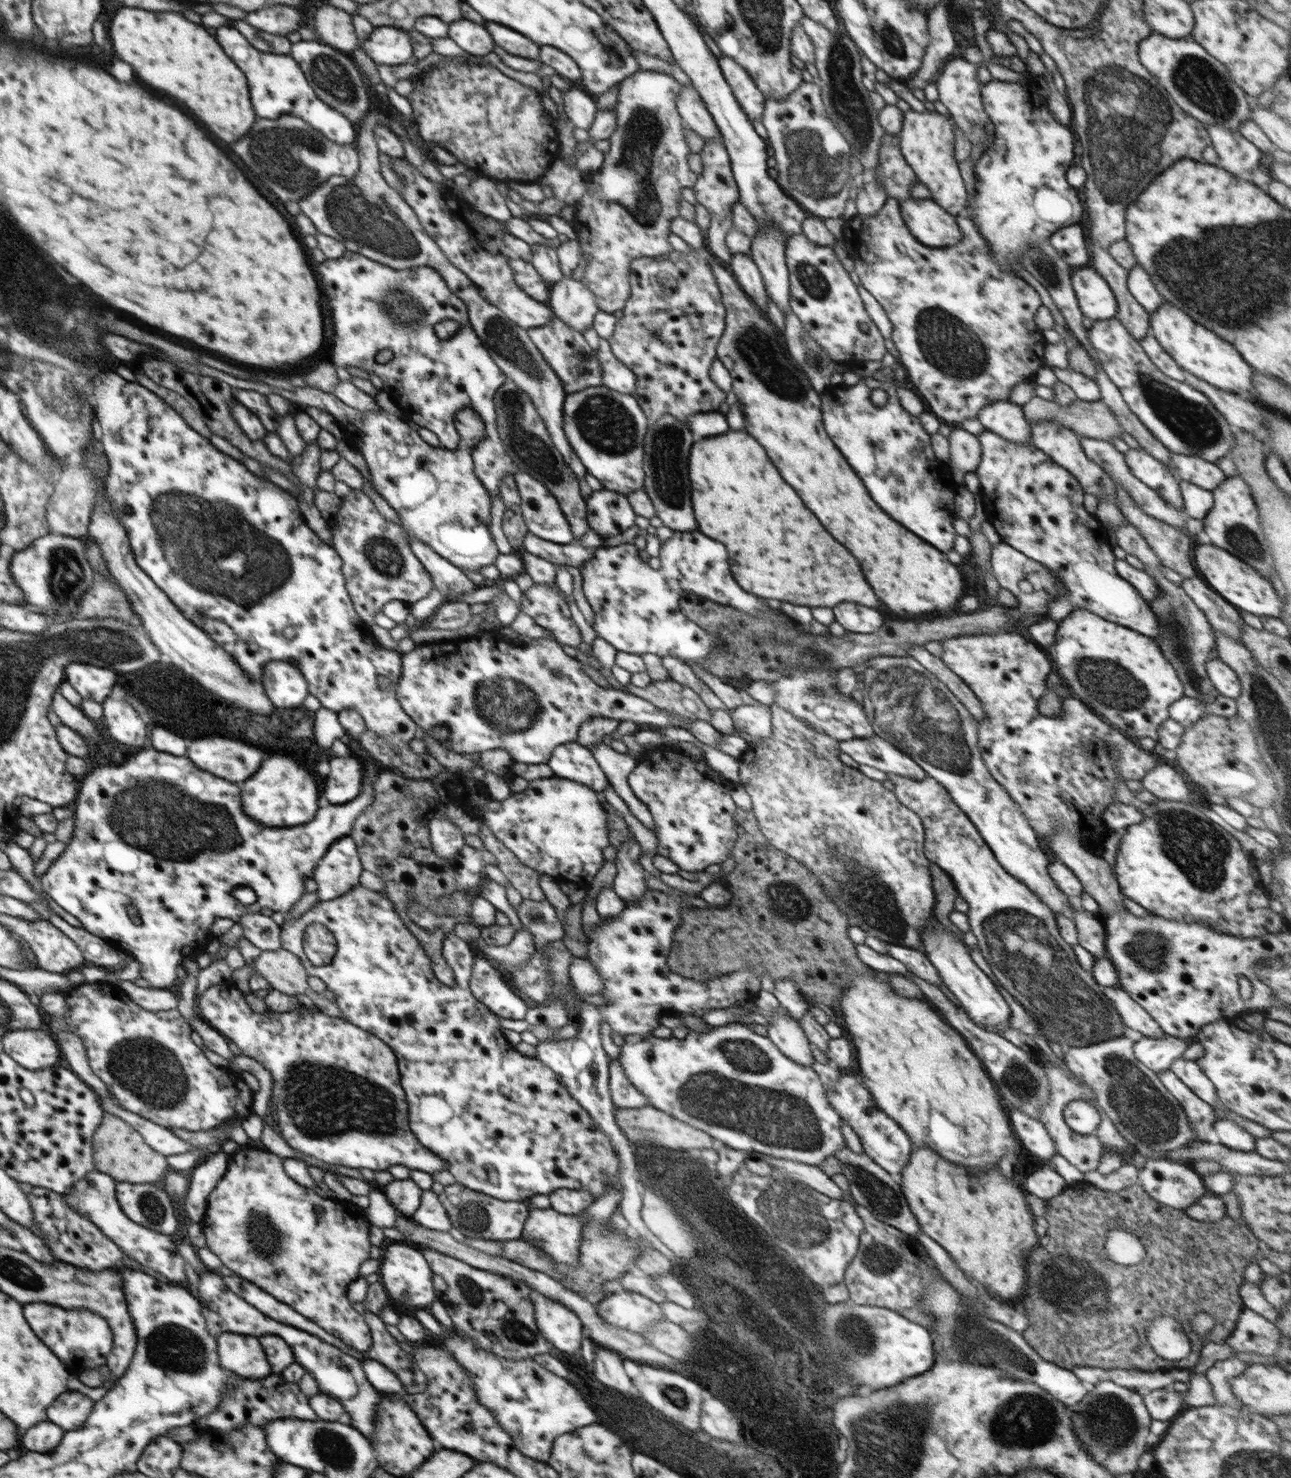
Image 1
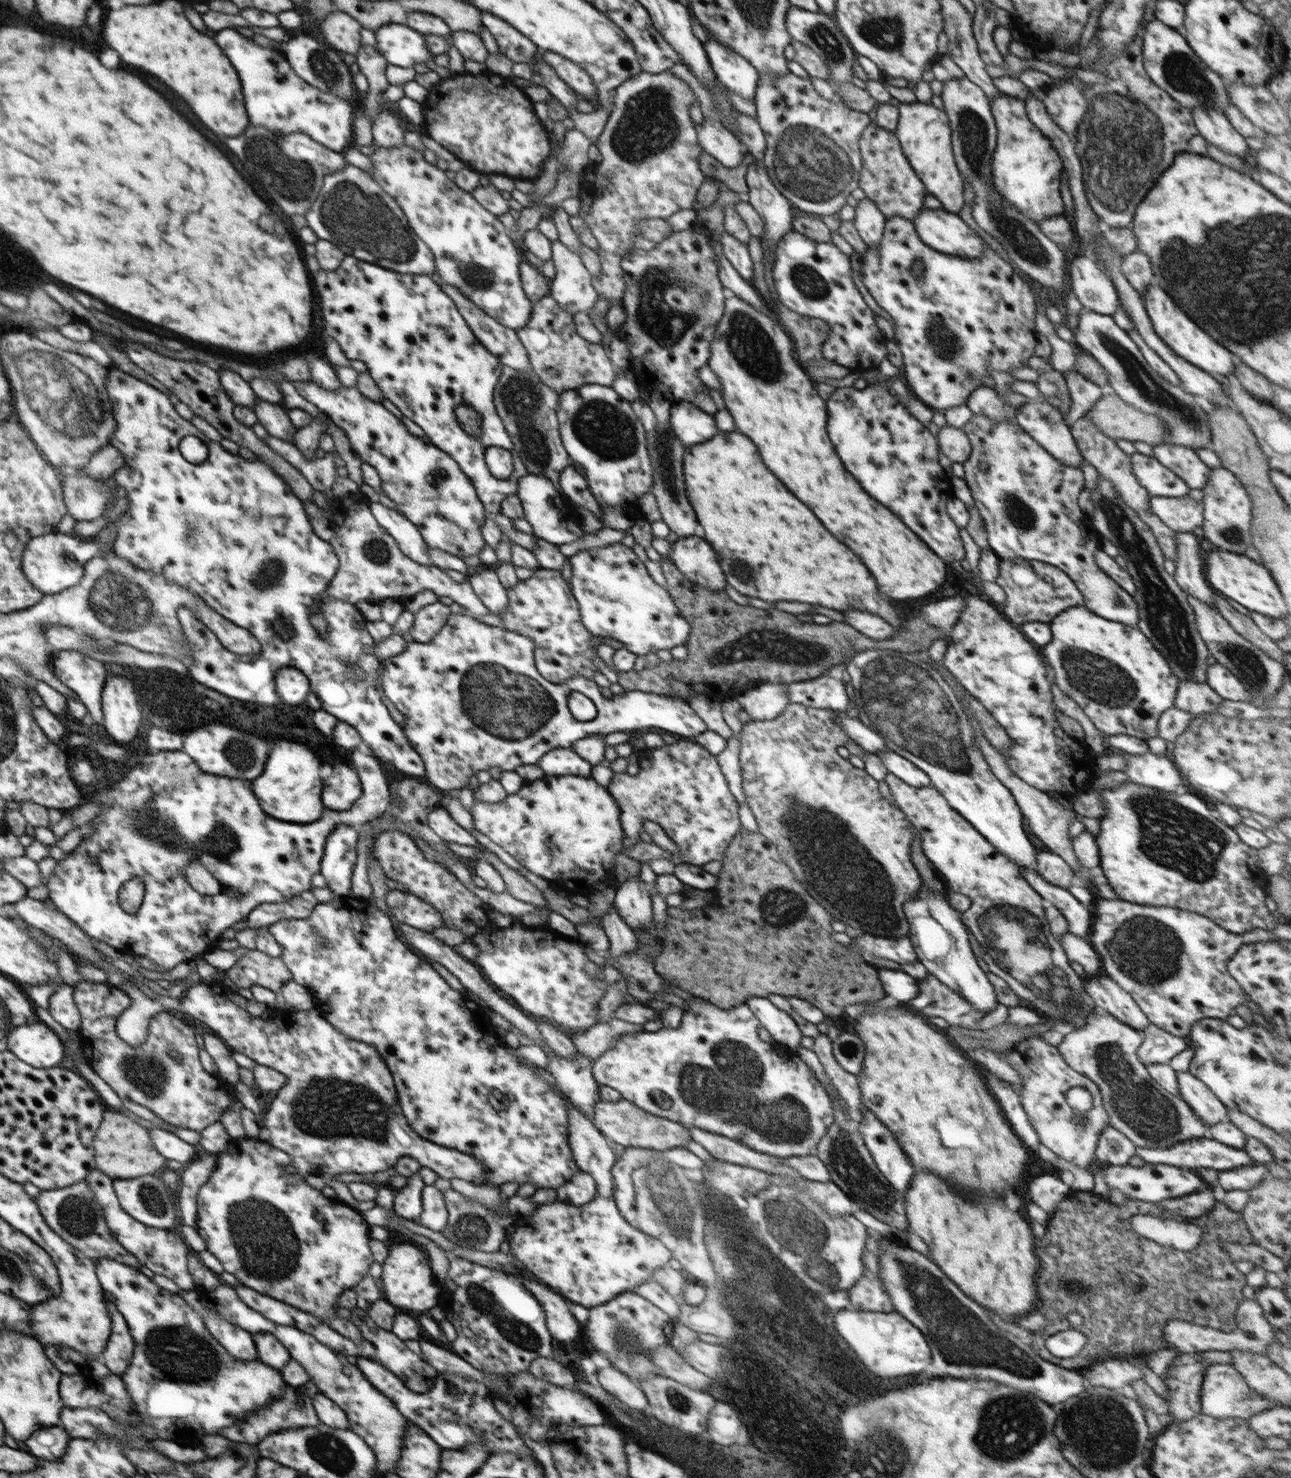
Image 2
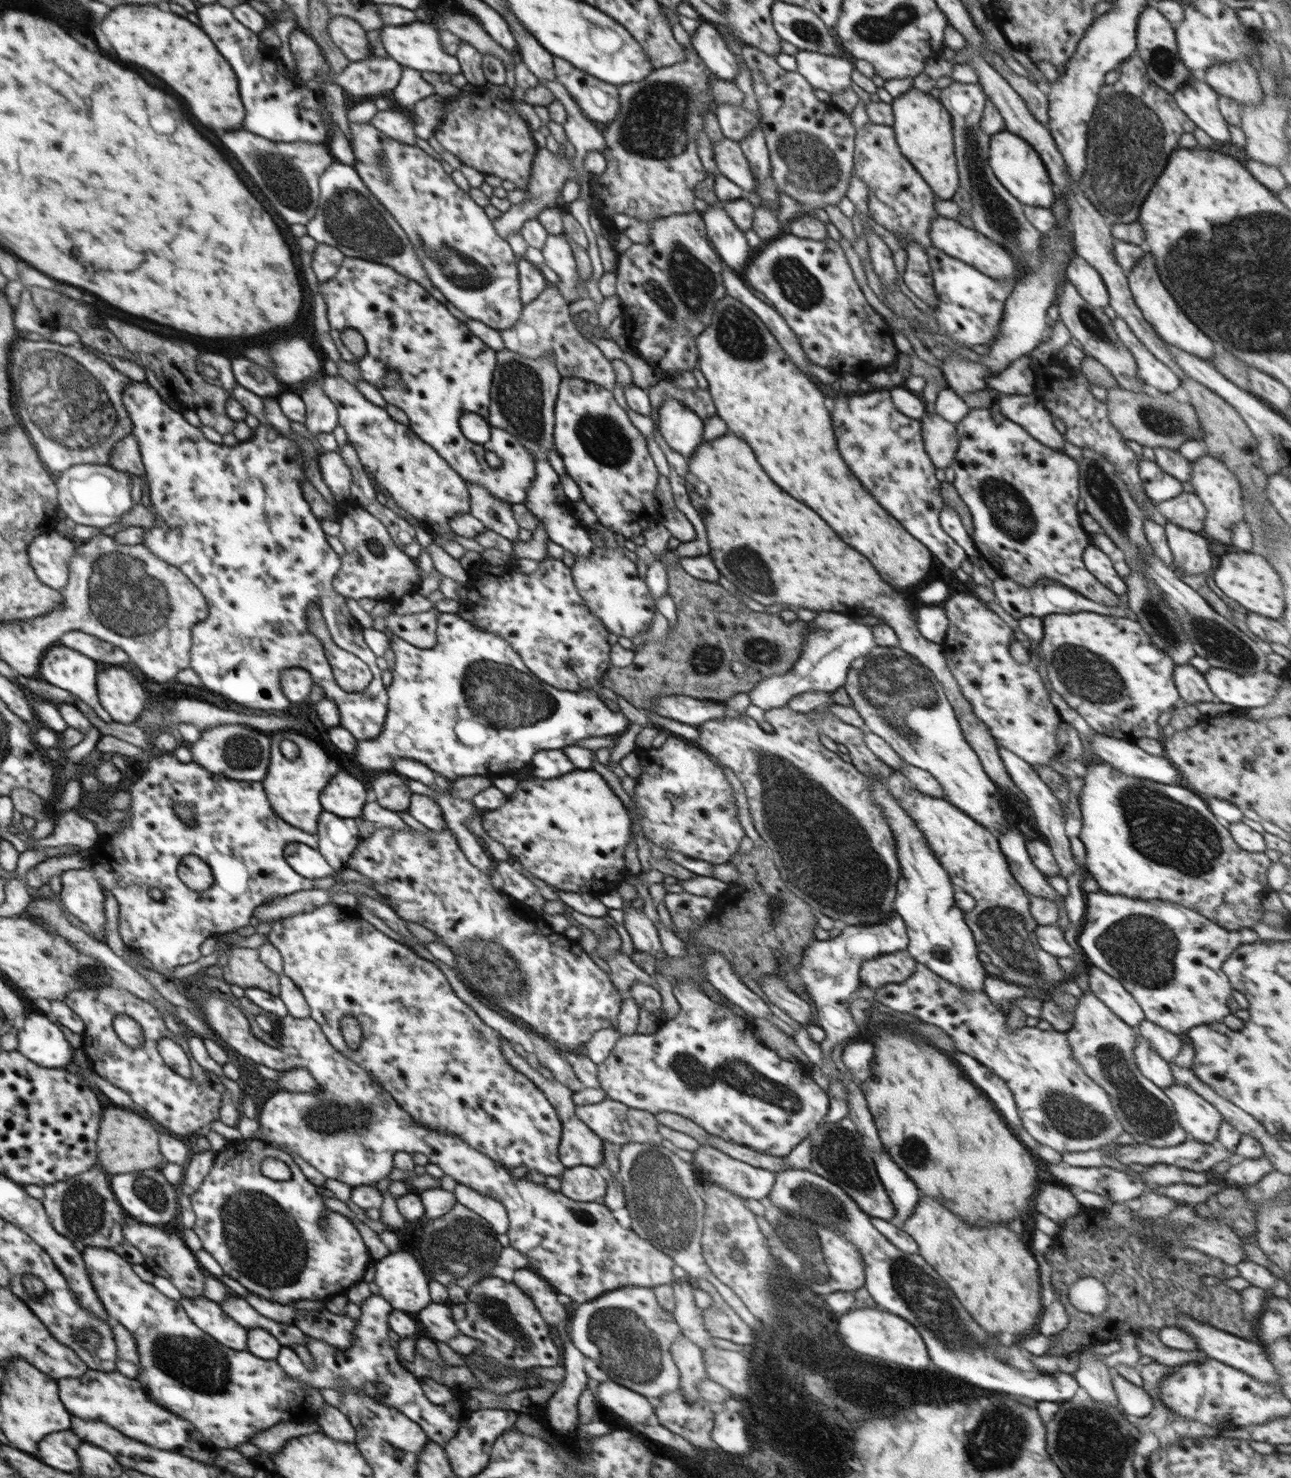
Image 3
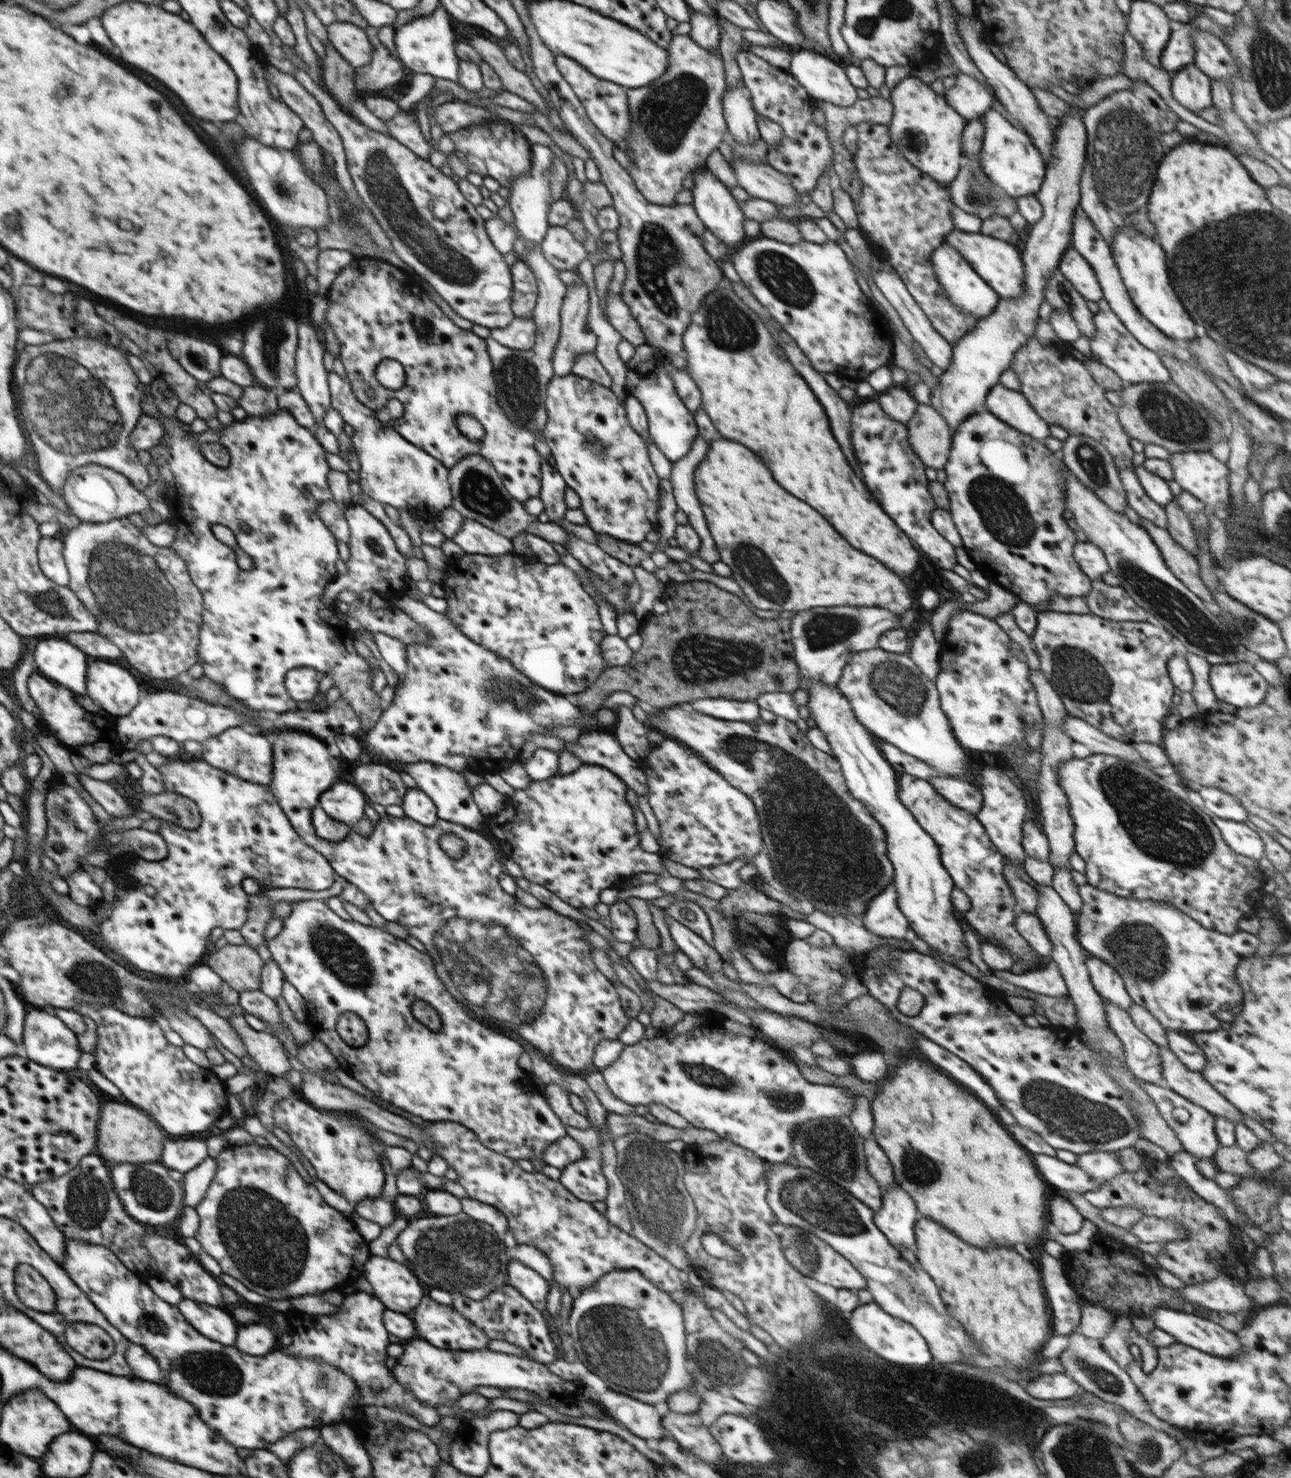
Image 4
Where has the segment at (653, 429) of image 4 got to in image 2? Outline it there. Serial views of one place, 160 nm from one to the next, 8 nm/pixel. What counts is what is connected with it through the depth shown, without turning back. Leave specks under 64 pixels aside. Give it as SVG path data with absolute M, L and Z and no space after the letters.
M693 402L671 405L671 423L678 438L685 444L685 448L710 440L720 432L715 418L702 411Z

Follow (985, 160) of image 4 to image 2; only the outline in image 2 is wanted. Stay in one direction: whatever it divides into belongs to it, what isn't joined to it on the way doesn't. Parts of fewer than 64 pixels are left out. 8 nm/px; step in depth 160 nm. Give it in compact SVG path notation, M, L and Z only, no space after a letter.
M1000 94L989 100L989 104L997 126L997 147L991 162L995 190L1037 224L1045 218L1064 214L1060 193L1063 162L1052 139L1030 121L1023 100Z

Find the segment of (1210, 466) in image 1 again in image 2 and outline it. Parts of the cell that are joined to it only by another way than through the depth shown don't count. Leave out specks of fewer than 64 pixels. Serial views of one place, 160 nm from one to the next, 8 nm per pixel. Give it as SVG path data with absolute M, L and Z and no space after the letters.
M1174 443L1153 446L1154 458L1179 476L1190 489L1202 489L1208 482L1211 468L1196 455L1196 450Z

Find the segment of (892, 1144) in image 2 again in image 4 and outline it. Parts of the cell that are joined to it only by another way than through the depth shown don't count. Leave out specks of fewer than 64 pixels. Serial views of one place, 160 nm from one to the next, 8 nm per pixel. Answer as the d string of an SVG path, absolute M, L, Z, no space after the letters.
M896 1183L883 1194L883 1203L881 1208L873 1216L875 1225L888 1237L890 1244L895 1246L899 1252L903 1248L915 1250L916 1241L914 1234L914 1225L920 1216L920 1212L914 1199L900 1185Z

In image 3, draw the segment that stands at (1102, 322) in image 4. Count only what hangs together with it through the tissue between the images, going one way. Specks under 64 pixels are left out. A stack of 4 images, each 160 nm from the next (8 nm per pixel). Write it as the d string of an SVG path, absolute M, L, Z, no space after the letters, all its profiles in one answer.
M1122 318L1116 319L1110 324L1117 332L1118 338L1130 349L1135 361L1139 366L1137 375L1146 384L1151 384L1160 392L1171 393L1181 384L1179 376L1168 368L1161 360L1158 360L1146 347L1141 340L1130 330Z

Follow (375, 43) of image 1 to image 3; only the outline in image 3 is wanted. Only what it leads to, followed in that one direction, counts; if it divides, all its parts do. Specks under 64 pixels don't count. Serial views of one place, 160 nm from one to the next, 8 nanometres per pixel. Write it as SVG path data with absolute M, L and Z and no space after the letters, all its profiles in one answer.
M416 20L404 25L384 25L382 30L382 45L390 59L402 67L422 72L433 72L439 75L457 75L462 73L459 61L455 56L448 55L442 50L438 28L426 21Z

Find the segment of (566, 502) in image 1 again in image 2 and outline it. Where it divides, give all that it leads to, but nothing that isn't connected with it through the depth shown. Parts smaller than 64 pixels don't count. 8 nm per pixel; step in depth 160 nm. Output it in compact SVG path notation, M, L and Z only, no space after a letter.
M503 365L502 374L496 383L493 397L497 413L503 420L505 429L526 470L529 474L543 474L552 481L554 488L562 493L559 478L561 472L573 460L563 447L559 433L557 419L559 394L546 386L532 369L522 372Z

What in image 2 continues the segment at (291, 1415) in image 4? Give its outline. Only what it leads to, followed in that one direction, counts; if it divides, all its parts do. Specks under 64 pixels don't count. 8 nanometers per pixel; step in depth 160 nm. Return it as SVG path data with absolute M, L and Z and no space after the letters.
M101 1258L95 1266L106 1300L112 1301L125 1318L135 1342L133 1359L120 1375L131 1398L133 1419L151 1424L159 1438L174 1440L188 1434L188 1430L196 1434L220 1435L221 1428L232 1426L238 1418L243 1420L283 1395L284 1382L280 1372L262 1362L240 1362L240 1359L228 1354L206 1328L203 1316L184 1297L158 1287L142 1272L116 1260Z

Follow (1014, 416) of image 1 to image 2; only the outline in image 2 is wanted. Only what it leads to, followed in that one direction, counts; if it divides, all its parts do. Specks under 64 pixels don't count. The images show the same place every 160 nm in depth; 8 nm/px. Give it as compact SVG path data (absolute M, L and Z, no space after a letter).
M976 386L965 405L973 414L987 416L992 420L1008 420L1016 423L1014 410L1004 399L999 397L999 394L992 387Z

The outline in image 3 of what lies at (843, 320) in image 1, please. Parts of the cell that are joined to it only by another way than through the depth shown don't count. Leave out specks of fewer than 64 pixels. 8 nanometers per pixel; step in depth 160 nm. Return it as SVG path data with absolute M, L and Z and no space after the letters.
M786 232L778 238L765 241L761 248L752 253L751 259L740 275L754 290L758 290L772 302L772 306L799 338L801 347L811 362L829 370L842 370L844 366L848 366L848 372L860 368L860 358L864 372L874 373L874 370L886 370L895 366L900 351L894 345L893 329L866 301L838 241L830 237L824 240L803 239Z

